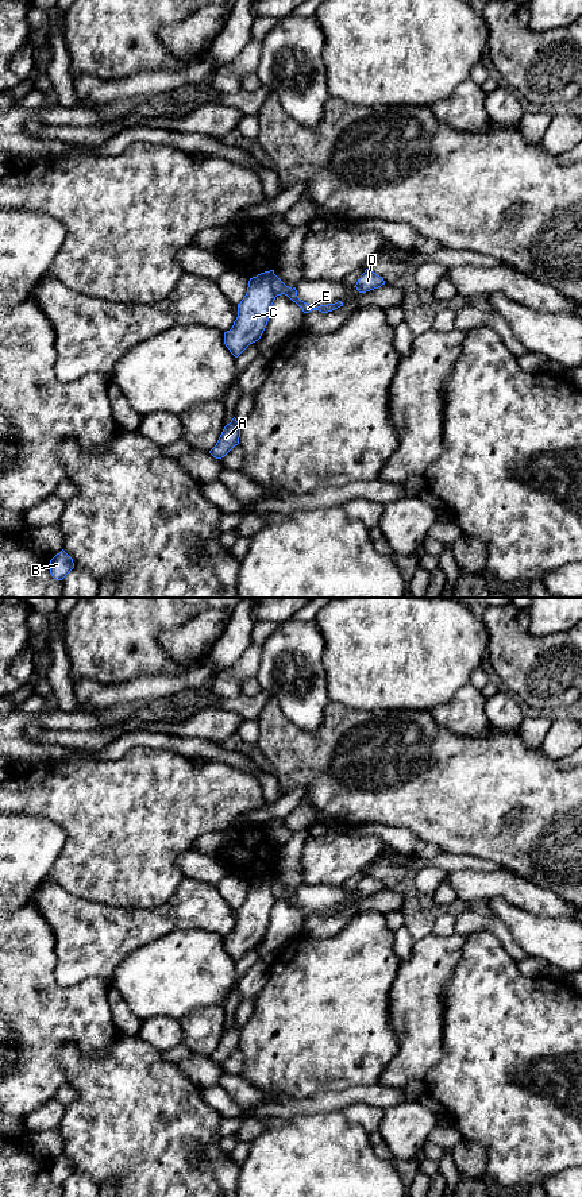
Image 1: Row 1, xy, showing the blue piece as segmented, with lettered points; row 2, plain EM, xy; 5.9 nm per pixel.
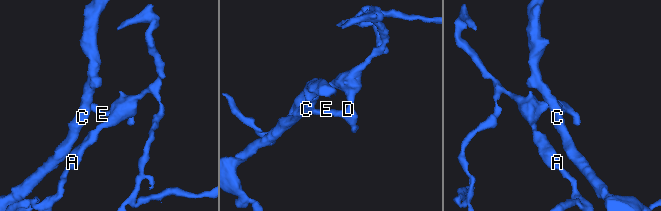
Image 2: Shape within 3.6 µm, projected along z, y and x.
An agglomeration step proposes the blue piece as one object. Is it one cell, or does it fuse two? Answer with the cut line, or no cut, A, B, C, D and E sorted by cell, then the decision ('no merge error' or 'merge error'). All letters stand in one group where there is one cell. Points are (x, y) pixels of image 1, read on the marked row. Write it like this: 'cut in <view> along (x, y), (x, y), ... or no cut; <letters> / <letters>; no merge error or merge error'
cut in xy along (274, 274), (272, 290), (276, 296); A B D E / C; merge error

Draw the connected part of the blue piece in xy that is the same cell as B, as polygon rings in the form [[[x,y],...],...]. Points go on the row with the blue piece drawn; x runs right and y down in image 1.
[[[63,549],[50,560],[50,574],[57,580],[62,580],[73,568],[73,559]]]

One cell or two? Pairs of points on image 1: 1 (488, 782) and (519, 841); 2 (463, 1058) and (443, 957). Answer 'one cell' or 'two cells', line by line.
1: one cell
2: two cells

